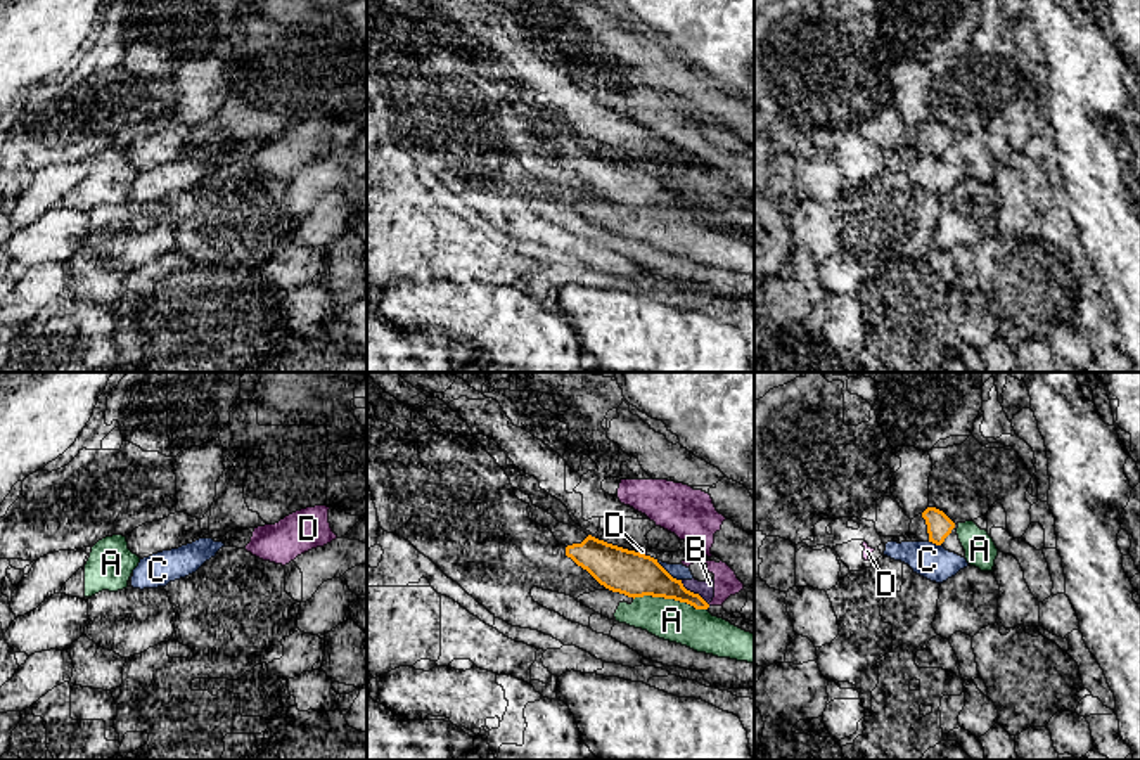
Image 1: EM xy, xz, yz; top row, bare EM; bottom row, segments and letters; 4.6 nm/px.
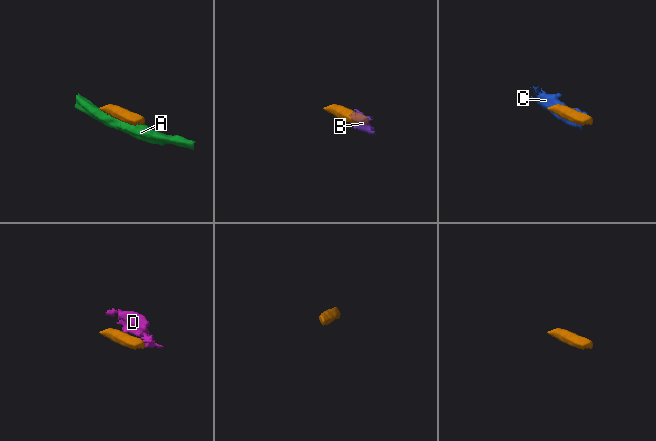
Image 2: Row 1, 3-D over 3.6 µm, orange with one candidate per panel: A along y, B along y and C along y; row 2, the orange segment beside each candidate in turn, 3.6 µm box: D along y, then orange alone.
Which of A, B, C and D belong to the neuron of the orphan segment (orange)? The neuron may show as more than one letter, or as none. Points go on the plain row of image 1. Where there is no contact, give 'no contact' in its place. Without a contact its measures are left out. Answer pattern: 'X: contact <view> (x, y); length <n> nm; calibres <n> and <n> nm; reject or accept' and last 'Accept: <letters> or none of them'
A: contact xz (670, 210); length 340 nm; calibres 200 and 190 nm; reject
B: contact xz (692, 205); length 180 nm; calibres 190 and 80 nm; reject
C: contact xz (666, 184); length 150 nm; calibres 200 and 70 nm; reject
D: contact xz (642, 167); length 40 nm; calibres 200 and 20 nm; reject
Accept: none of them

